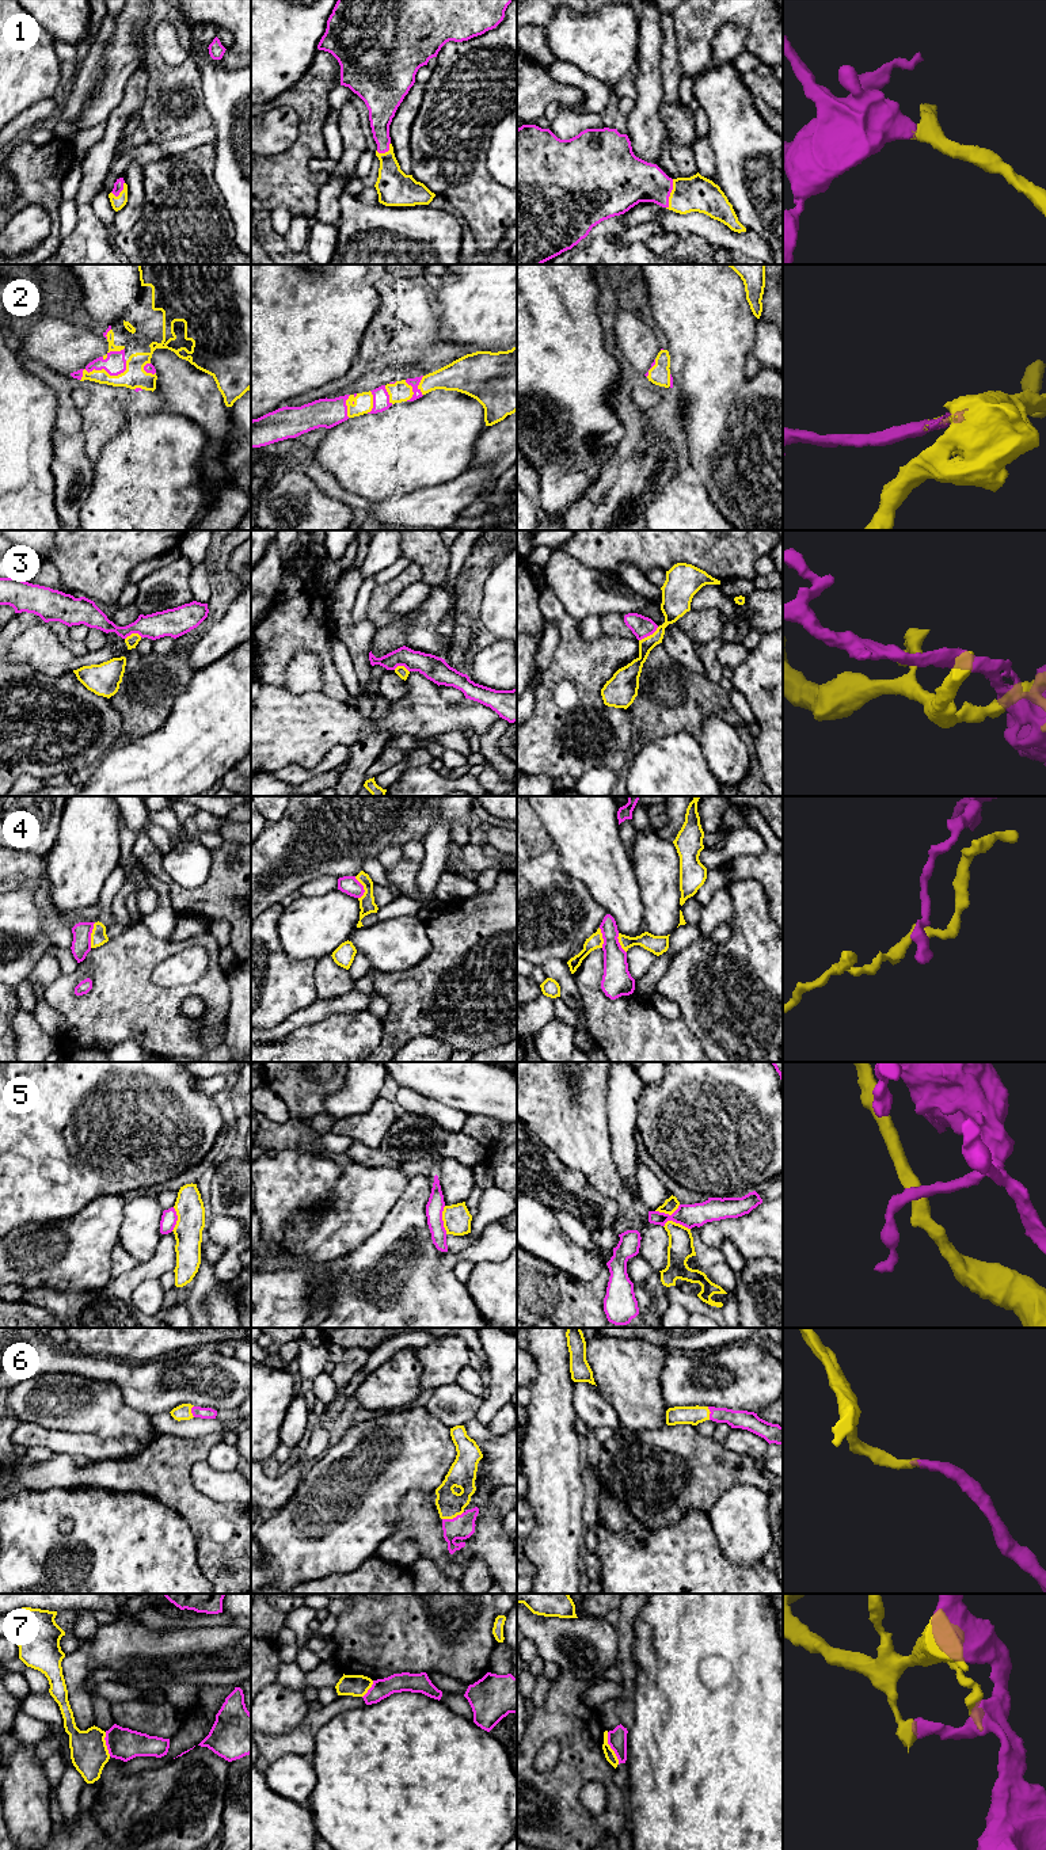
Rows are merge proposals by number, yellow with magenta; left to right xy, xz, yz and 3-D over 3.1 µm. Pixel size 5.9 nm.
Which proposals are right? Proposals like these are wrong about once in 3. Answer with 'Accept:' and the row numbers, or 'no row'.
Accept: 1, 2, 6

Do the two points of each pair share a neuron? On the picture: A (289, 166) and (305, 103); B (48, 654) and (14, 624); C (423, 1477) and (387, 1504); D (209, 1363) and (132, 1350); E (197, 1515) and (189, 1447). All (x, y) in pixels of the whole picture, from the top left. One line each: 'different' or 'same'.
A: same
B: different
C: same
D: different
E: same

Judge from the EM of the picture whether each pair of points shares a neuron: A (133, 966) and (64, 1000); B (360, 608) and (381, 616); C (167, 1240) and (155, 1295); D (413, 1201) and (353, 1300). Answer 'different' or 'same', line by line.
A: same
B: different
C: different
D: same

